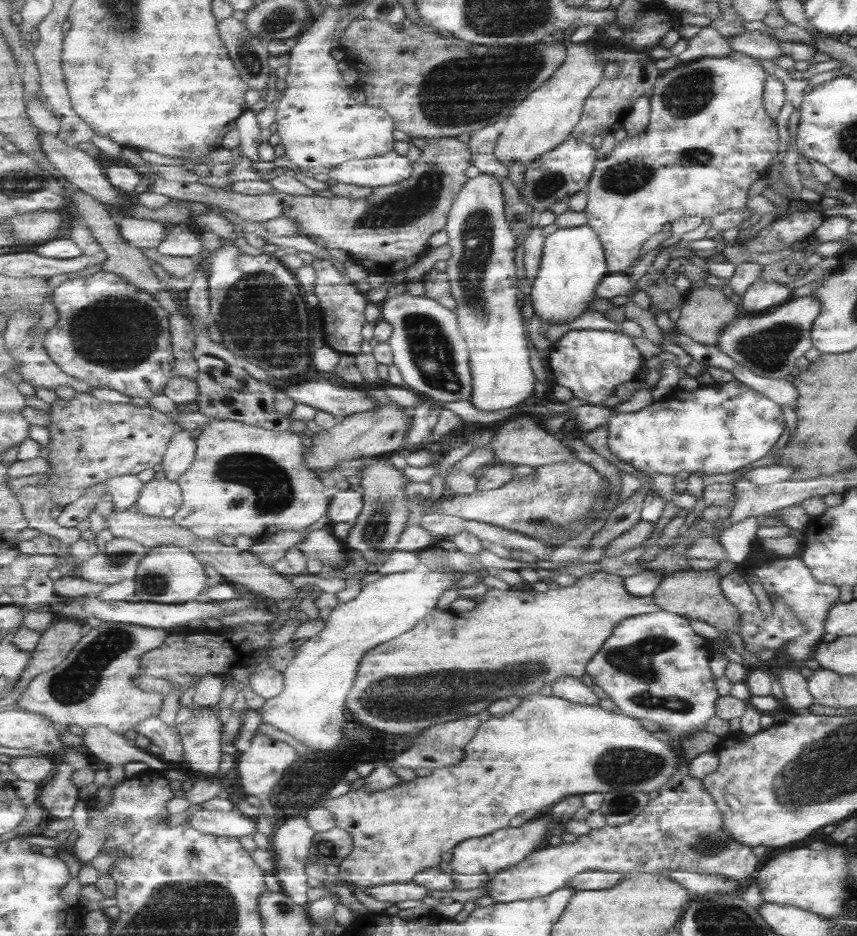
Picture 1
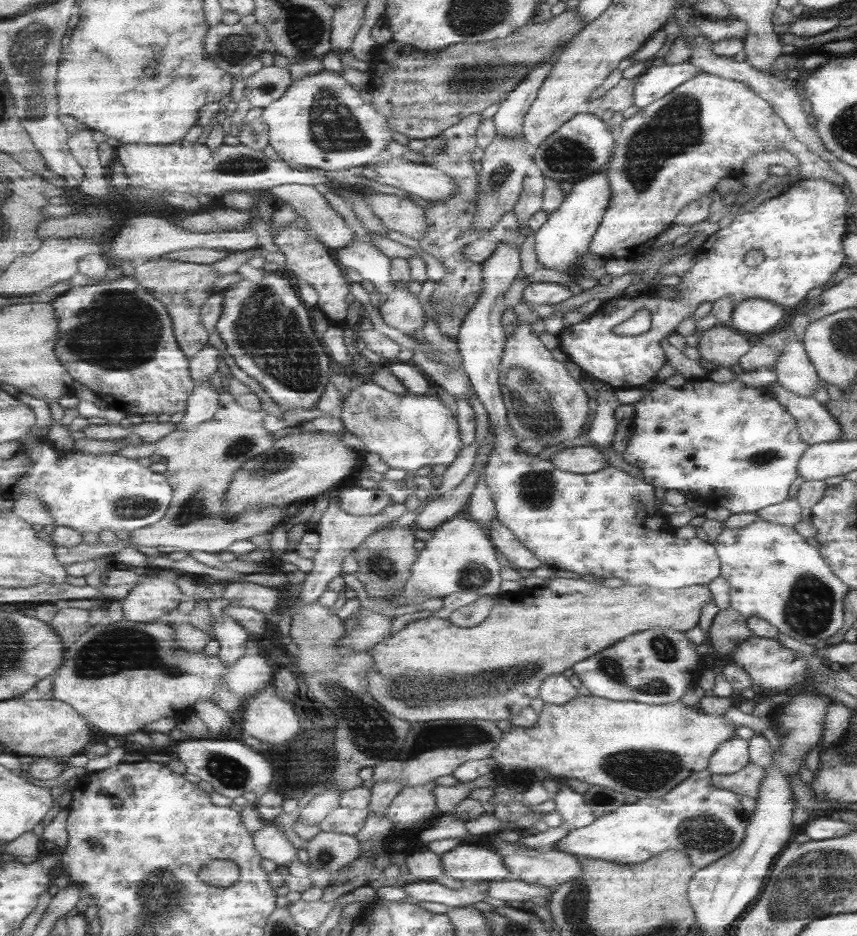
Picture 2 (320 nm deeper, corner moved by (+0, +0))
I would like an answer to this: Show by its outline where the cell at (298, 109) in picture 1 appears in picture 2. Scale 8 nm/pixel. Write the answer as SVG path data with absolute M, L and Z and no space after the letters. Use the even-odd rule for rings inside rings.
M321 71L315 75L293 82L289 91L267 109L263 110L262 122L269 127L269 143L278 156L293 168L306 166L309 169L337 172L352 170L364 165L374 164L387 155L386 148L393 141L393 130L389 128L389 120L377 111L373 104L361 100L359 89L353 88L341 74Z

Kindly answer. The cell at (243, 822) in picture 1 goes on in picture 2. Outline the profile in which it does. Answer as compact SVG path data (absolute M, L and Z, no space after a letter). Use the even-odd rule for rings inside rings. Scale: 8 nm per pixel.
M265 822L260 831L254 834L257 850L263 858L276 865L291 864L297 858L297 847L287 835L271 822Z

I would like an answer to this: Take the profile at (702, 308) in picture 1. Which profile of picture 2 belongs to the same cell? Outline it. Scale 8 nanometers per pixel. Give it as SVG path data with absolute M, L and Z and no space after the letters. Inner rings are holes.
M717 325L699 333L699 343L695 347L700 357L711 364L715 364L718 367L730 368L738 364L740 356L743 356L747 350L750 349L750 342L747 338L744 338L741 334L731 330L727 325Z

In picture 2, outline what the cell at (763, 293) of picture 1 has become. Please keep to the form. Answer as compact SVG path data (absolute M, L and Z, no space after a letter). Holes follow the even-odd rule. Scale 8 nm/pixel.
M748 298L732 308L727 326L741 335L757 337L775 330L781 318L783 308L780 306L762 298Z

